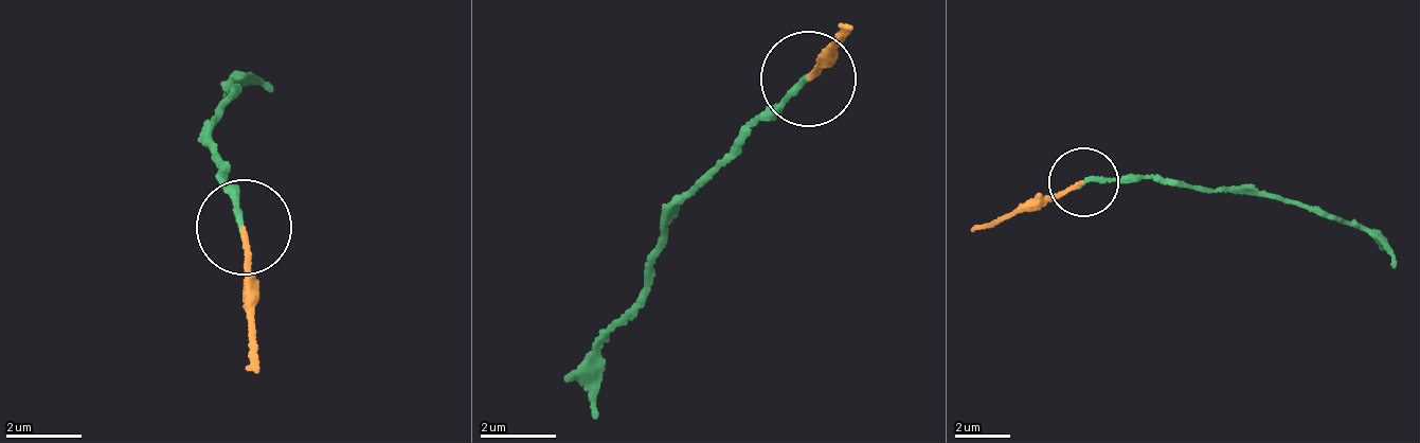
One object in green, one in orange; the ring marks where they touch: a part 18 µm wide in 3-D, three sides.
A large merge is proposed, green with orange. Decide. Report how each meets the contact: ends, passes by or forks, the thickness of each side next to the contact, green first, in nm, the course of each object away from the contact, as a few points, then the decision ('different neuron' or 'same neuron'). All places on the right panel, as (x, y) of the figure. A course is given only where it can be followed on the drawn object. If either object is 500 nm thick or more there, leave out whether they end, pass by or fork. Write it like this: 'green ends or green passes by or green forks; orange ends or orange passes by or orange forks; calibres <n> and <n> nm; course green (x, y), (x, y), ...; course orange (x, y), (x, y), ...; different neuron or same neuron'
green ends; orange ends; calibres 160 and 130 nm; course green (1082, 182), (1244, 187), (1380, 235), (1391, 270); course orange (1082, 182), (974, 229); same neuron

